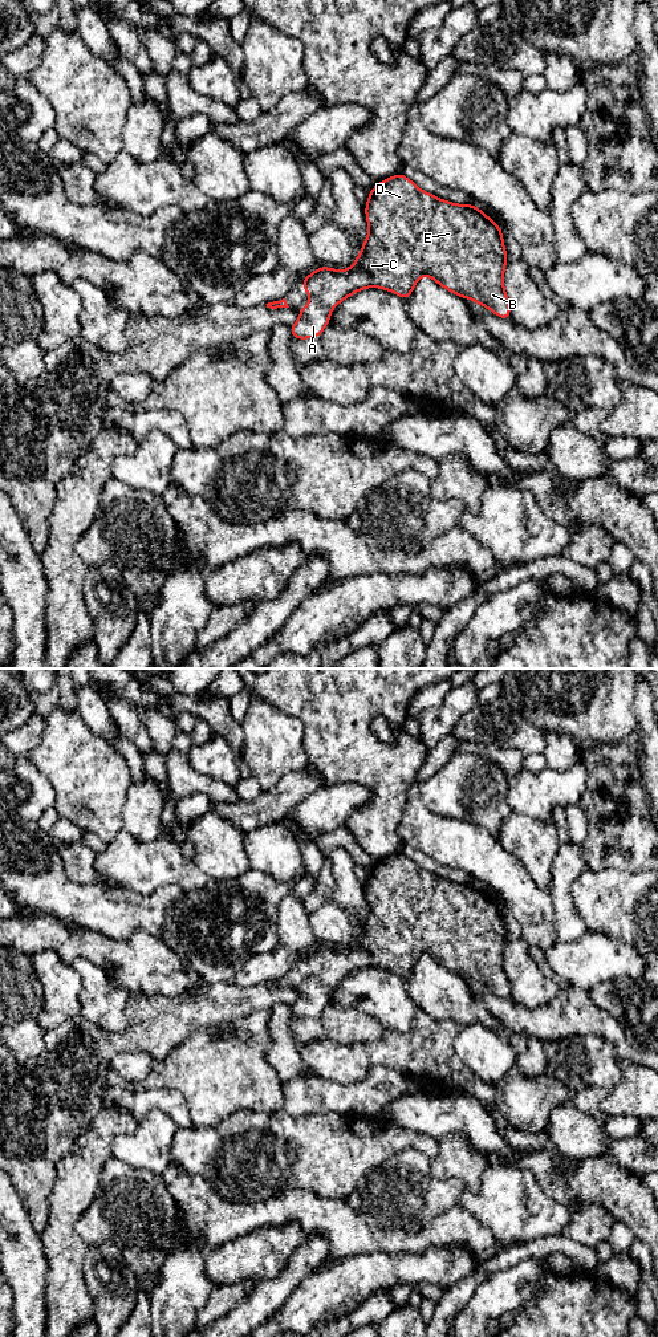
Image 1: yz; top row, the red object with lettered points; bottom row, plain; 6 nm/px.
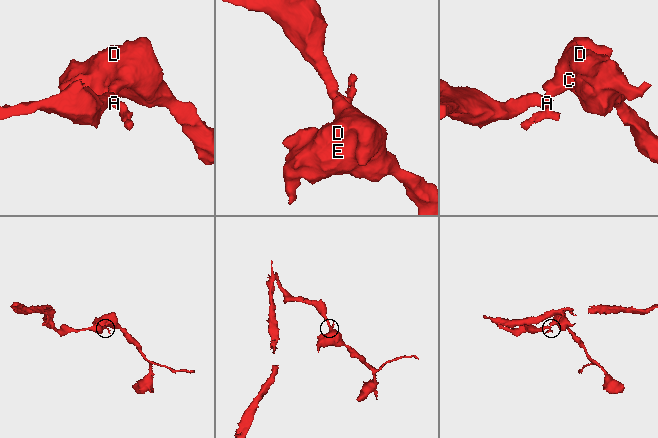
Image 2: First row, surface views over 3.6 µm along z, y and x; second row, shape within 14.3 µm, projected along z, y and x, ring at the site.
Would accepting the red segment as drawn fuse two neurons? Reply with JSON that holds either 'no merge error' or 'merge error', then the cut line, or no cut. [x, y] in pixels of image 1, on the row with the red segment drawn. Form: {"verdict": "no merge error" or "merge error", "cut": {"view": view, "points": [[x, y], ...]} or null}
{"verdict": "no merge error", "cut": null}

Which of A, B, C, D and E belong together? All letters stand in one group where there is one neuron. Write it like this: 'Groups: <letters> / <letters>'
Groups: A B C D E

